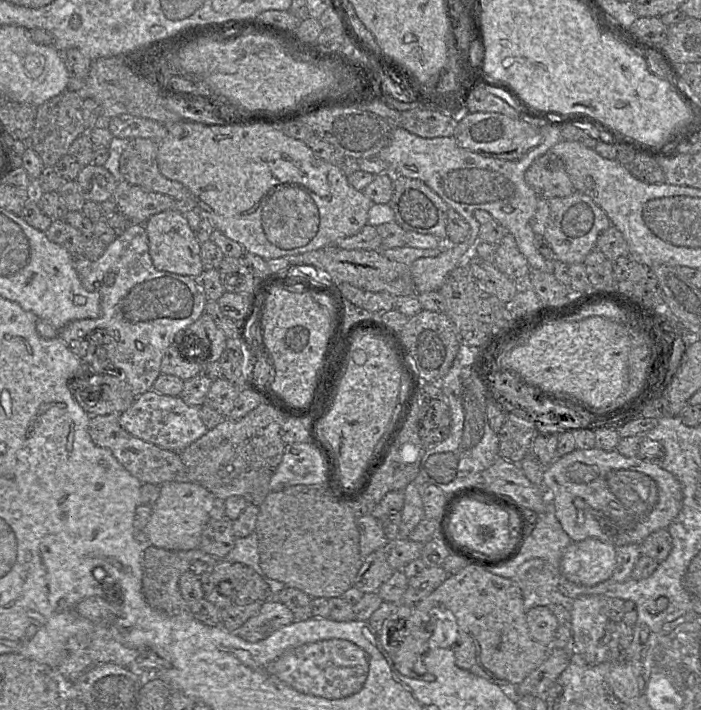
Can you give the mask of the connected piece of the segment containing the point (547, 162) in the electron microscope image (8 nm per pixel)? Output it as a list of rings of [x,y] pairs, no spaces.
[[[551,151],[532,162],[525,181],[539,198],[566,197],[575,191],[564,162]]]

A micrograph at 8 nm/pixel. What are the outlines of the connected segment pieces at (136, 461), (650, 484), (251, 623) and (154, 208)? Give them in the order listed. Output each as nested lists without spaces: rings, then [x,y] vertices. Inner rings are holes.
[[[121,413],[90,416],[88,432],[99,447],[109,449],[118,462],[141,483],[162,485],[165,482],[192,482],[183,465],[180,453],[162,449],[127,432],[119,423]]]
[[[595,447],[557,457],[545,468],[543,489],[572,542],[596,538],[615,547],[639,545],[651,533],[668,529],[683,500],[680,482],[661,465]]]
[[[271,598],[263,602],[259,613],[248,619],[235,634],[247,642],[255,643],[294,621],[292,611],[285,604]]]
[[[125,180],[117,182],[113,199],[117,205],[117,211],[133,224],[144,225],[155,214],[179,208],[172,197],[145,190]]]

